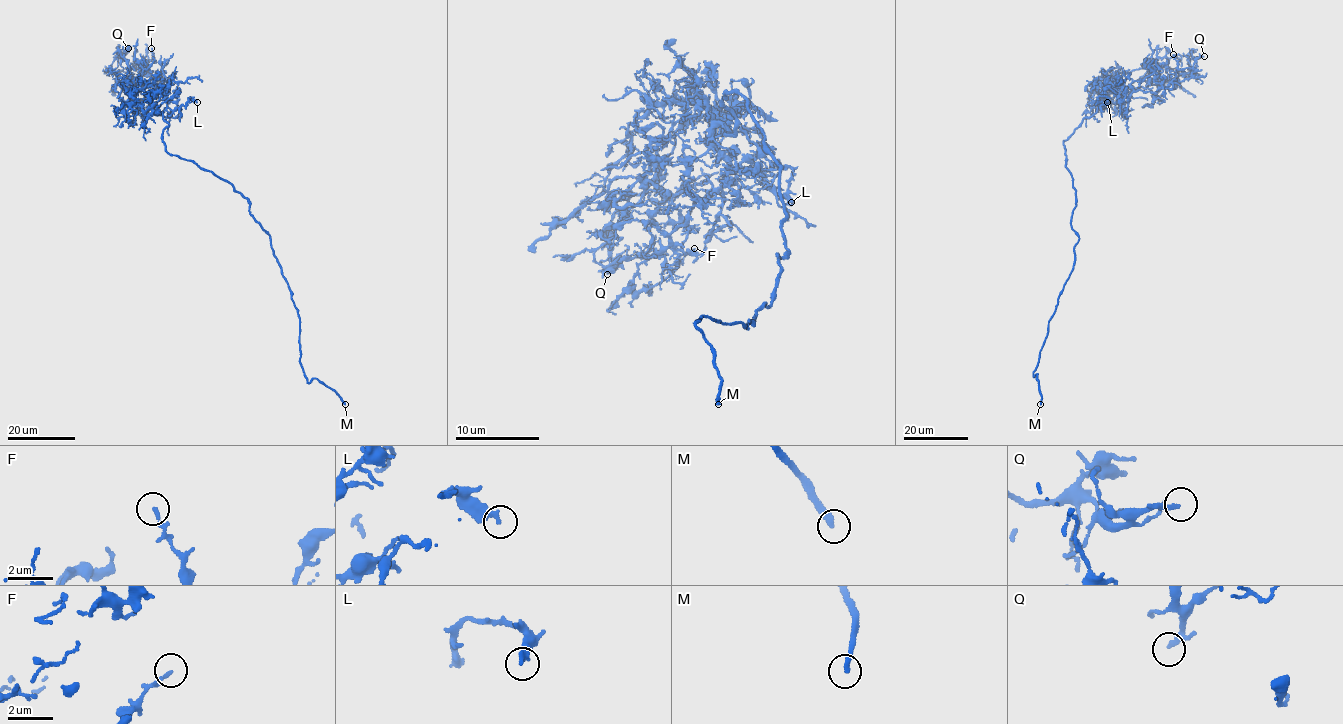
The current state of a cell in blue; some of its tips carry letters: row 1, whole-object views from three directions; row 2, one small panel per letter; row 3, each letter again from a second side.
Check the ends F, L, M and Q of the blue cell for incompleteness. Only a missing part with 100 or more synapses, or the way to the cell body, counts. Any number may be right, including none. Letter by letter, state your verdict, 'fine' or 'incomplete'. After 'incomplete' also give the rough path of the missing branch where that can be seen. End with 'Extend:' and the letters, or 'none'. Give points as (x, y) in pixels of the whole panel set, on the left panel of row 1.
F: fine
L: fine
M: incomplete; course (345, 404), (364, 413), (379, 427)
Q: fine
Extend: M

